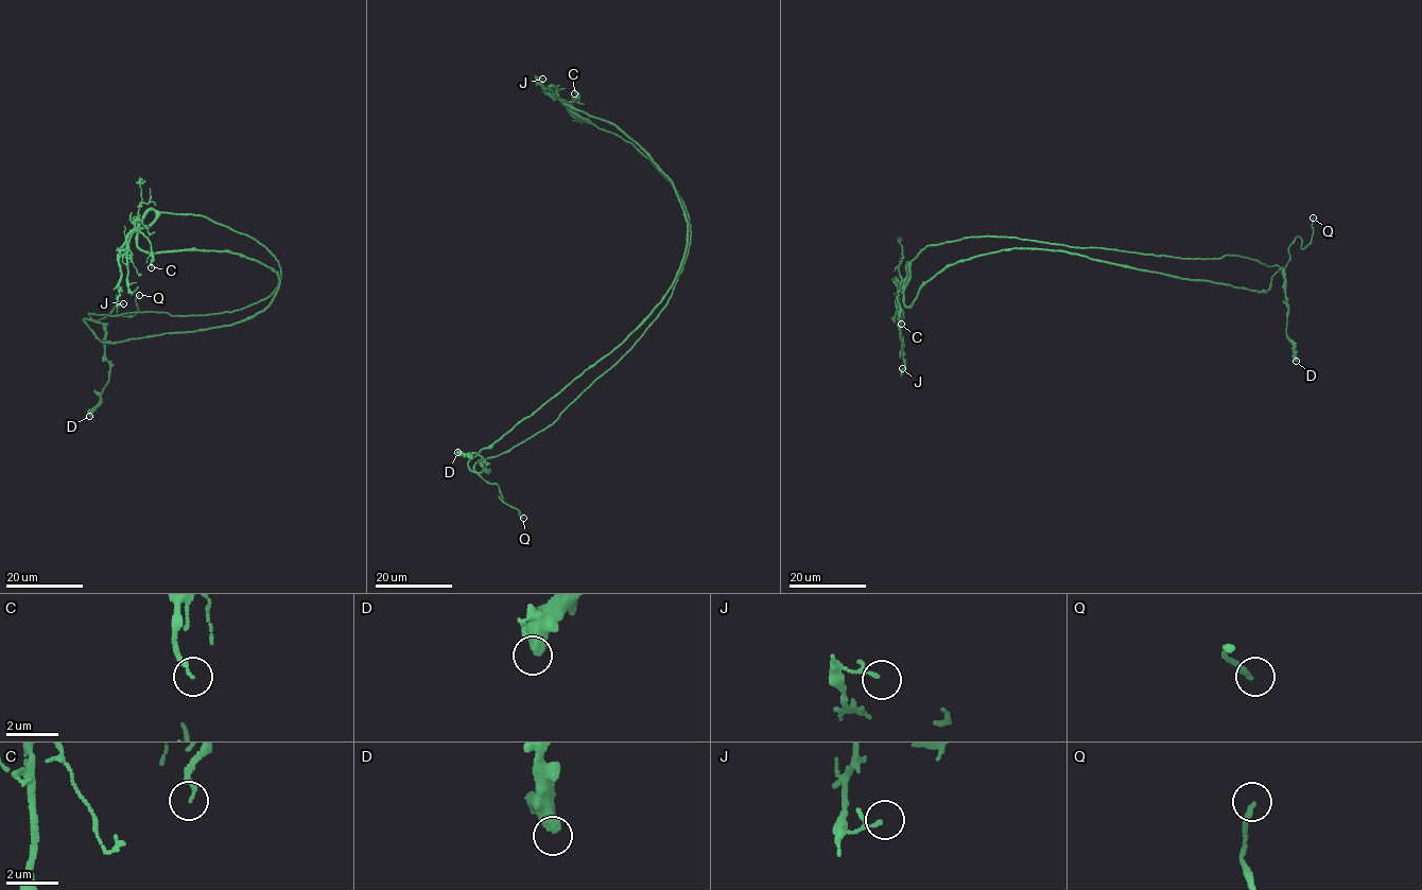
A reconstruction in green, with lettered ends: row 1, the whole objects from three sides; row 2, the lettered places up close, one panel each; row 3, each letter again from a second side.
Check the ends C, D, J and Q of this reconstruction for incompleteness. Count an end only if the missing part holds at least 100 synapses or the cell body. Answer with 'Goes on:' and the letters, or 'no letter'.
Goes on: Q

